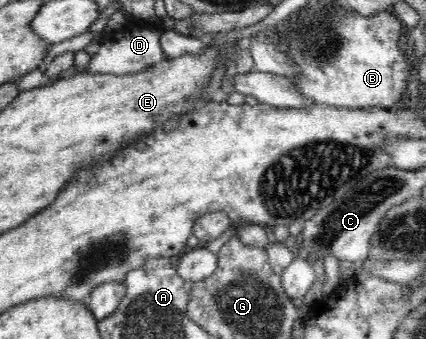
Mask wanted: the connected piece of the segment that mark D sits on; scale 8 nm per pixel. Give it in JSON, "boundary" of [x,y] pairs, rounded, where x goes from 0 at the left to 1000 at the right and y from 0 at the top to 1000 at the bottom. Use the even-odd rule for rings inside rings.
{"boundary":[[[308,56],[275,97],[261,97],[235,124],[228,156],[214,168],[202,215],[216,221],[263,218],[263,221],[315,221],[317,215],[347,209],[378,186],[383,174],[394,174],[378,136],[378,103],[385,86],[373,74],[350,74],[345,65]]]}

